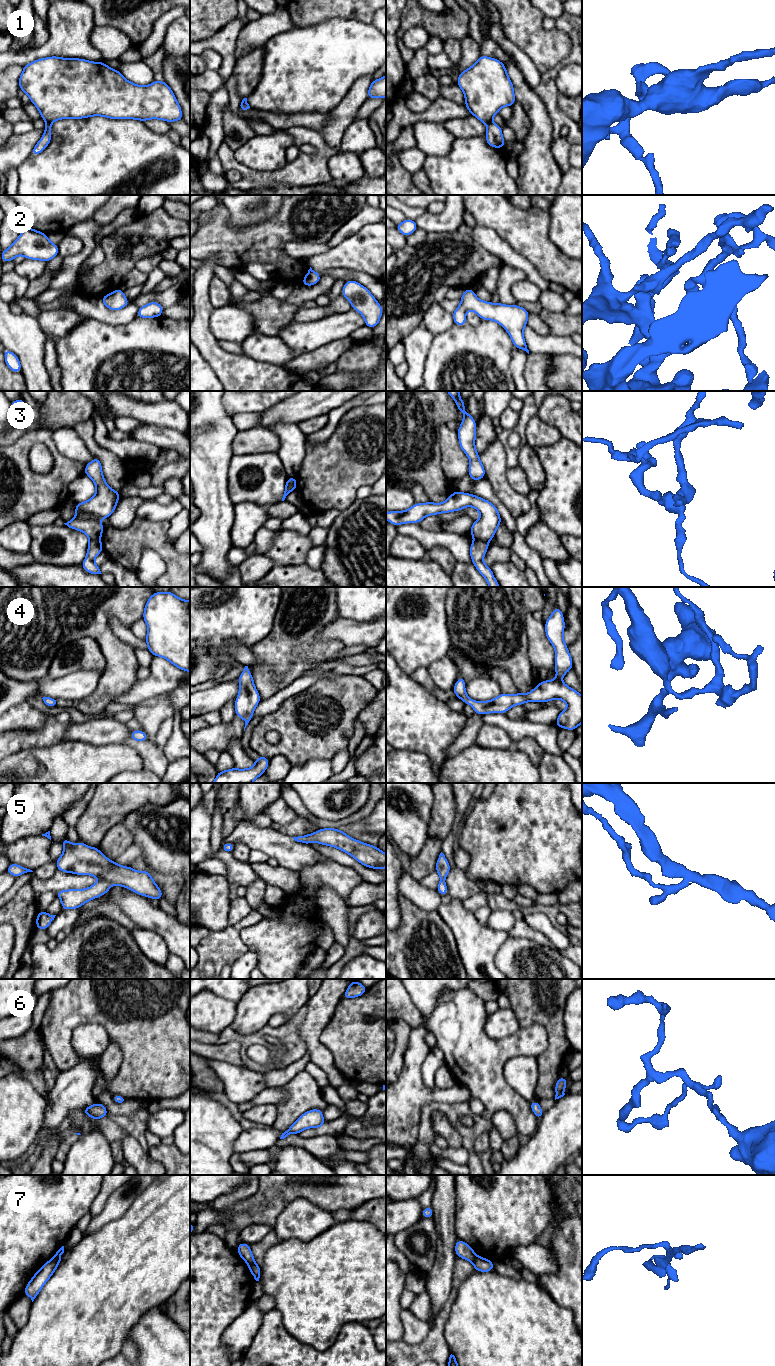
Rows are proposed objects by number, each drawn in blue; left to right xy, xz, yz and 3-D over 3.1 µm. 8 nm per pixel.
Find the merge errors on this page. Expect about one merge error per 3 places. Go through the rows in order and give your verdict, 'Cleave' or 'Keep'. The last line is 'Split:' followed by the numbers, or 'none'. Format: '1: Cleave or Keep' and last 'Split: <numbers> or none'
1: Cleave
2: Keep
3: Cleave
4: Keep
5: Keep
6: Keep
7: Cleave
Split: 1, 3, 7

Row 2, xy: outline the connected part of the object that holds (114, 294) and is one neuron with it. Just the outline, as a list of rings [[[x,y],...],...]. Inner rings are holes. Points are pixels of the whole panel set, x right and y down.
[[[121,288],[103,296],[101,298],[101,302],[109,310],[113,311],[119,311],[130,303],[130,301],[125,297],[124,291]]]

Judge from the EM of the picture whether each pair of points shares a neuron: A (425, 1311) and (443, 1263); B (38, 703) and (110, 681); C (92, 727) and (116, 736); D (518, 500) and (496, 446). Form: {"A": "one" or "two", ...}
{"A": "two", "B": "two", "C": "one", "D": "one"}

